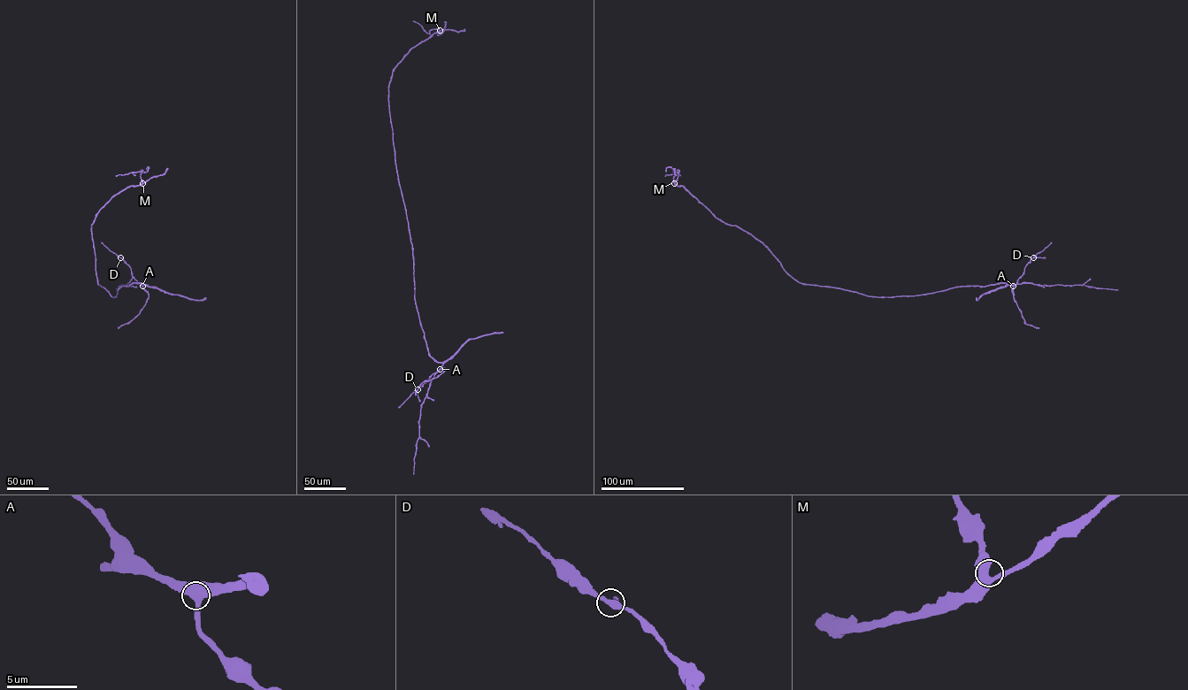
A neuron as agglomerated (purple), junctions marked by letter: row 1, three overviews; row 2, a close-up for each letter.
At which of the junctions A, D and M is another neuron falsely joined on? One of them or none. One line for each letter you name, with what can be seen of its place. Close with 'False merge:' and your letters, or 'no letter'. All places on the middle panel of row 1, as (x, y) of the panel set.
False merge: no letter

